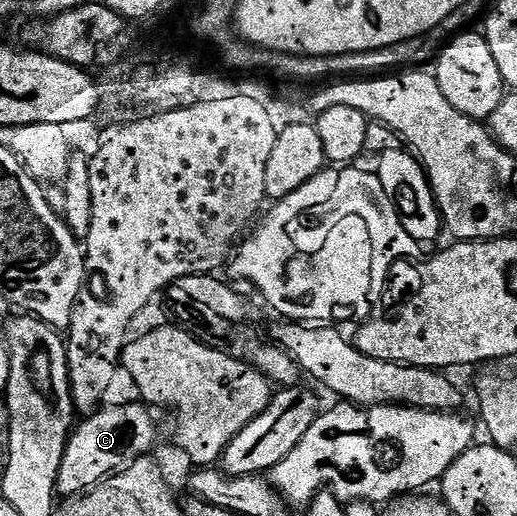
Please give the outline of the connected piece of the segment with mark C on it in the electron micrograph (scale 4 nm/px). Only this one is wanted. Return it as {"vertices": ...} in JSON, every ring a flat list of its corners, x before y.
{"vertices":[[106,404,88,414,82,420,85,422,82,425,80,422,74,428,57,476,57,493,62,498,88,493,94,485,104,481,106,477,150,452,149,448,157,441,157,425,149,414,152,412,144,404,136,404]]}

